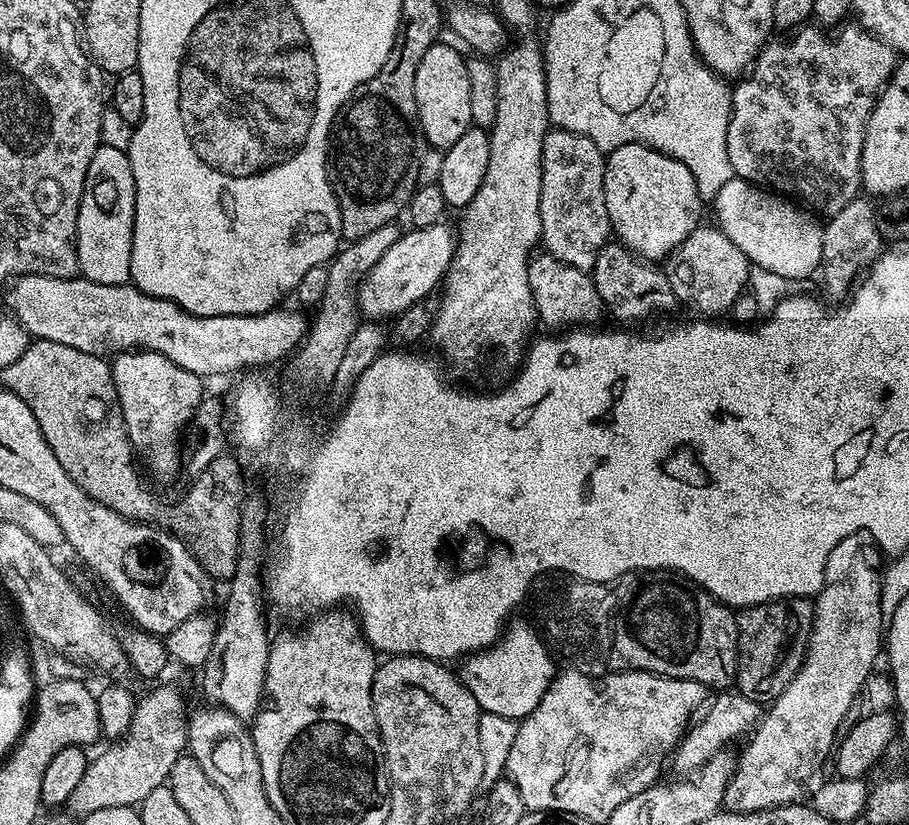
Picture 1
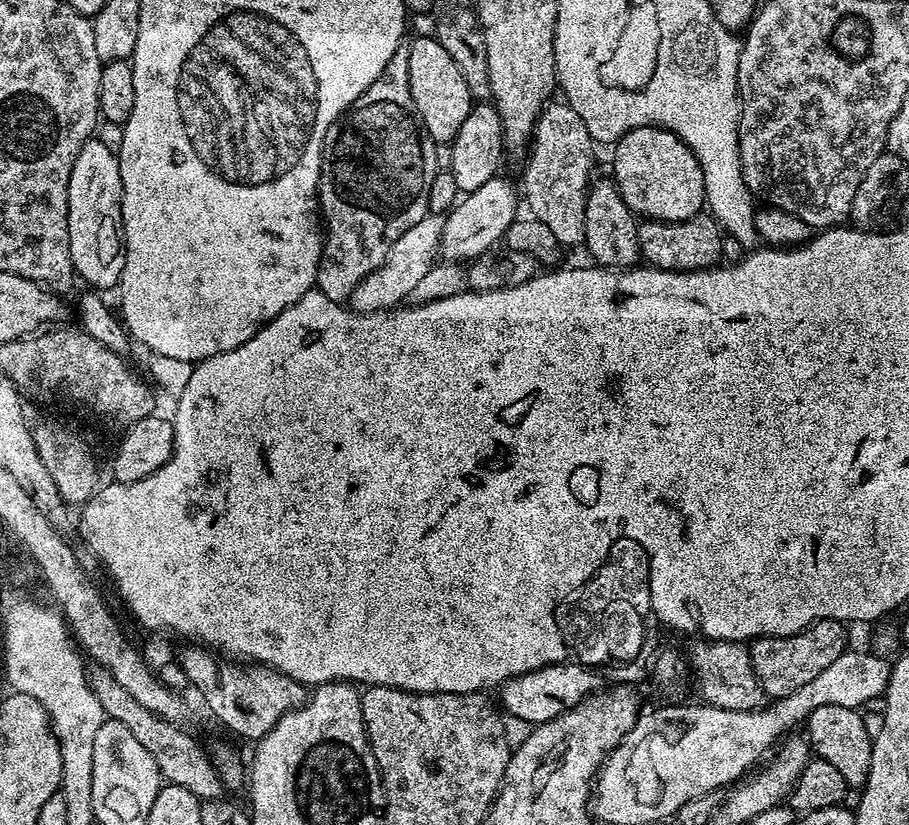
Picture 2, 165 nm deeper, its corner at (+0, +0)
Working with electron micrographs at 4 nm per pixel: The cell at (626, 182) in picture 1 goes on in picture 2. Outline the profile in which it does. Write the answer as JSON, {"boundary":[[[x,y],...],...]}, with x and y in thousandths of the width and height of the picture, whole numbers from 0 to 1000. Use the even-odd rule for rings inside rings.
{"boundary":[[[699,155],[679,170],[675,176],[678,185],[673,189],[672,212],[684,235],[684,245],[701,263],[714,267],[728,267],[730,270],[750,269],[755,264],[771,261],[774,246],[774,212],[766,188],[757,181],[755,172],[746,167],[736,155]]]}

